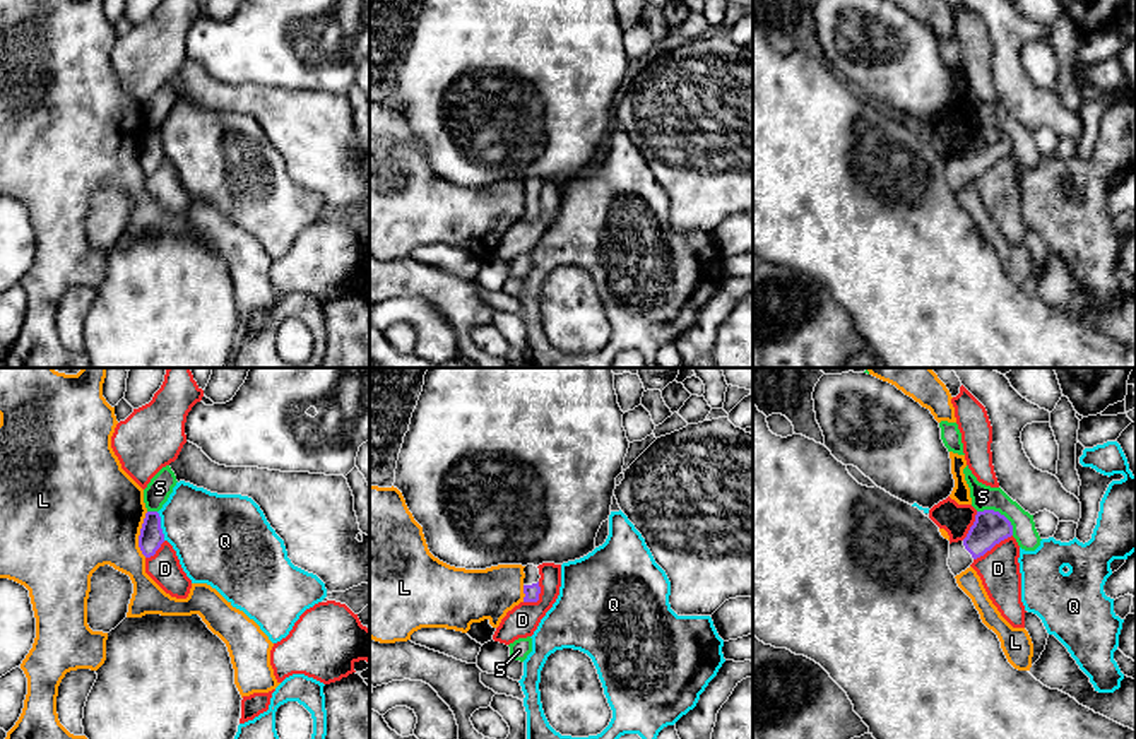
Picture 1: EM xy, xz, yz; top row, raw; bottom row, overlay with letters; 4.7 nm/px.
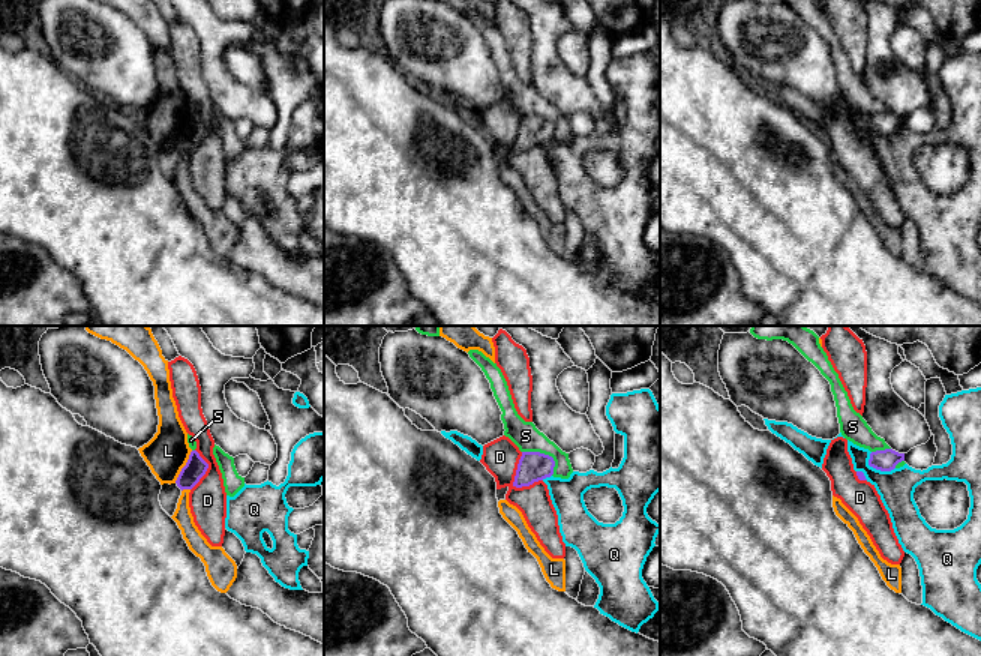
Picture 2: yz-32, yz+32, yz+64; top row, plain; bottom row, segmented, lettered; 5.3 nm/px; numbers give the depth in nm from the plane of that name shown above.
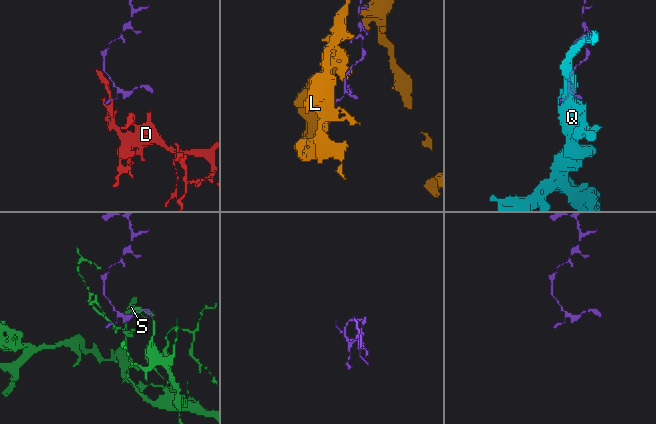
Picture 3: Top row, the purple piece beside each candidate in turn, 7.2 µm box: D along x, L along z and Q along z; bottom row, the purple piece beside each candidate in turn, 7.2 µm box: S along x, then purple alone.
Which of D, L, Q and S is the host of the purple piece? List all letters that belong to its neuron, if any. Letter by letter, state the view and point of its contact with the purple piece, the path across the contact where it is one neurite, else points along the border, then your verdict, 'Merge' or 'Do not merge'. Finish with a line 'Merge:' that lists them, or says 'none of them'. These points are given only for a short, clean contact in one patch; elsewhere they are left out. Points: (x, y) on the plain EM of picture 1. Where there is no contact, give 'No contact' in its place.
D: Touches purple at yz (993, 163). Boundary: yz (1011, 151), (974, 177). Do not merge
L: Touches purple at xy (141, 151). Do not merge
Q: Touches purple at xy (159, 142). Do not merge
S: Touches purple at yz (998, 129). Do not merge
Merge: none of them

